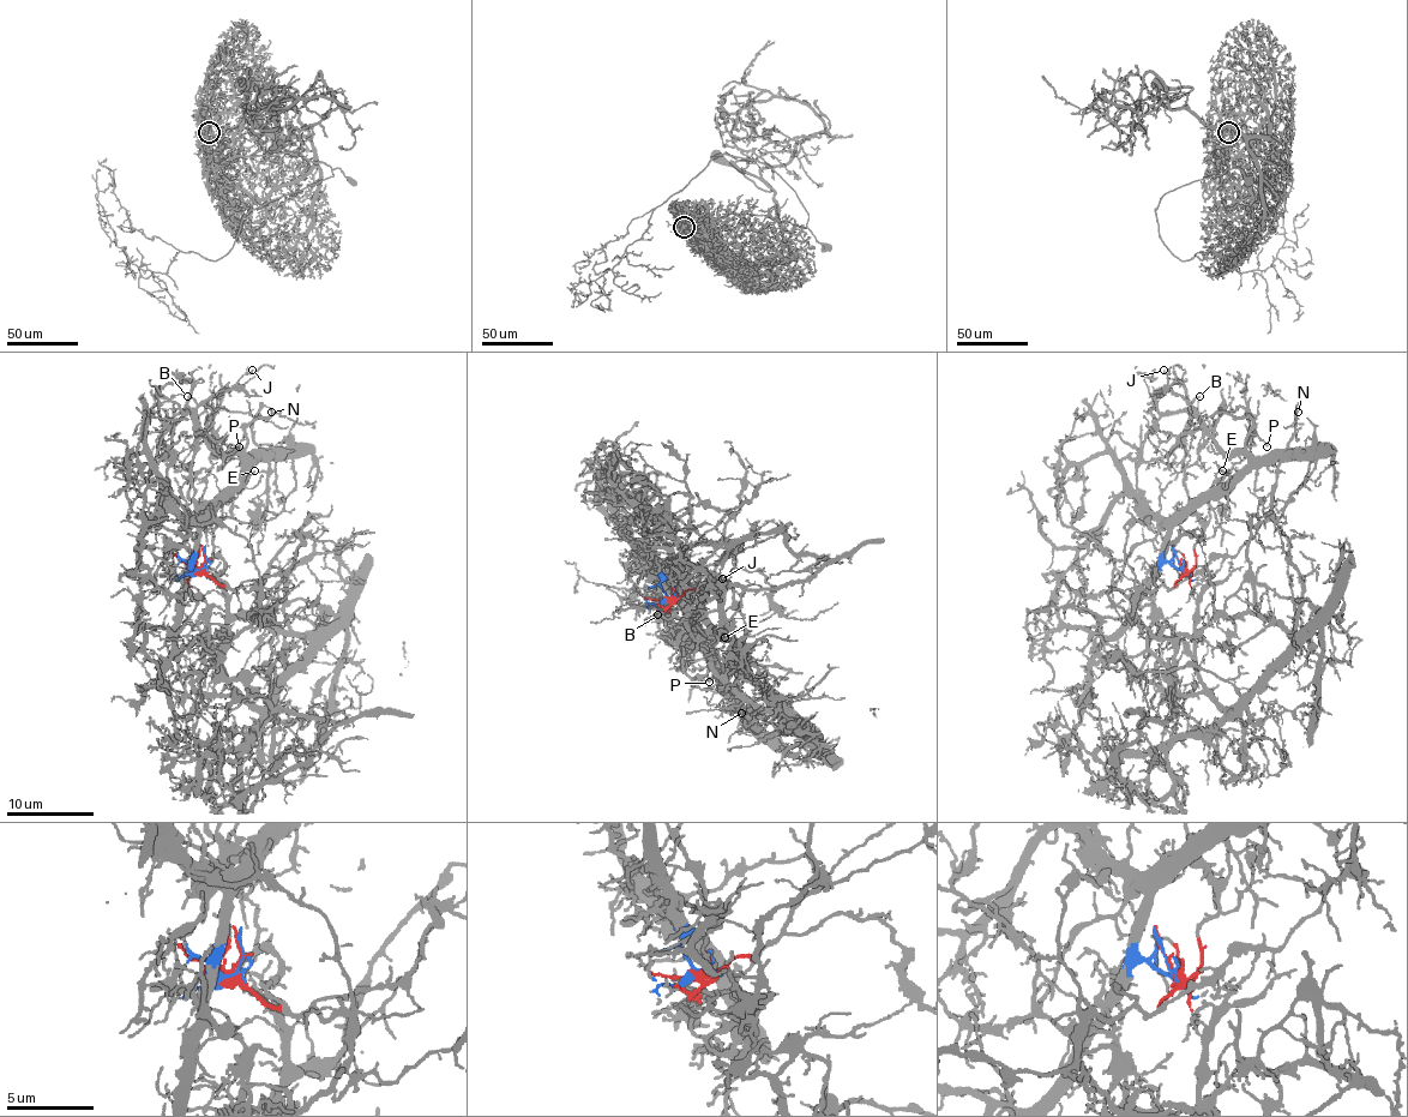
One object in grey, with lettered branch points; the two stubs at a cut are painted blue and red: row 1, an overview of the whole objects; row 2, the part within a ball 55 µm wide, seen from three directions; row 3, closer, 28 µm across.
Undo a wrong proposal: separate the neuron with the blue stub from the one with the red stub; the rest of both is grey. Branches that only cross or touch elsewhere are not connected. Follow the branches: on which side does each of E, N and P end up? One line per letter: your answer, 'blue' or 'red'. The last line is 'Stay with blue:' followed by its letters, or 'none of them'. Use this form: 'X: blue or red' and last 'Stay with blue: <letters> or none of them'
E: blue
N: blue
P: blue
Stay with blue: E, N, P

